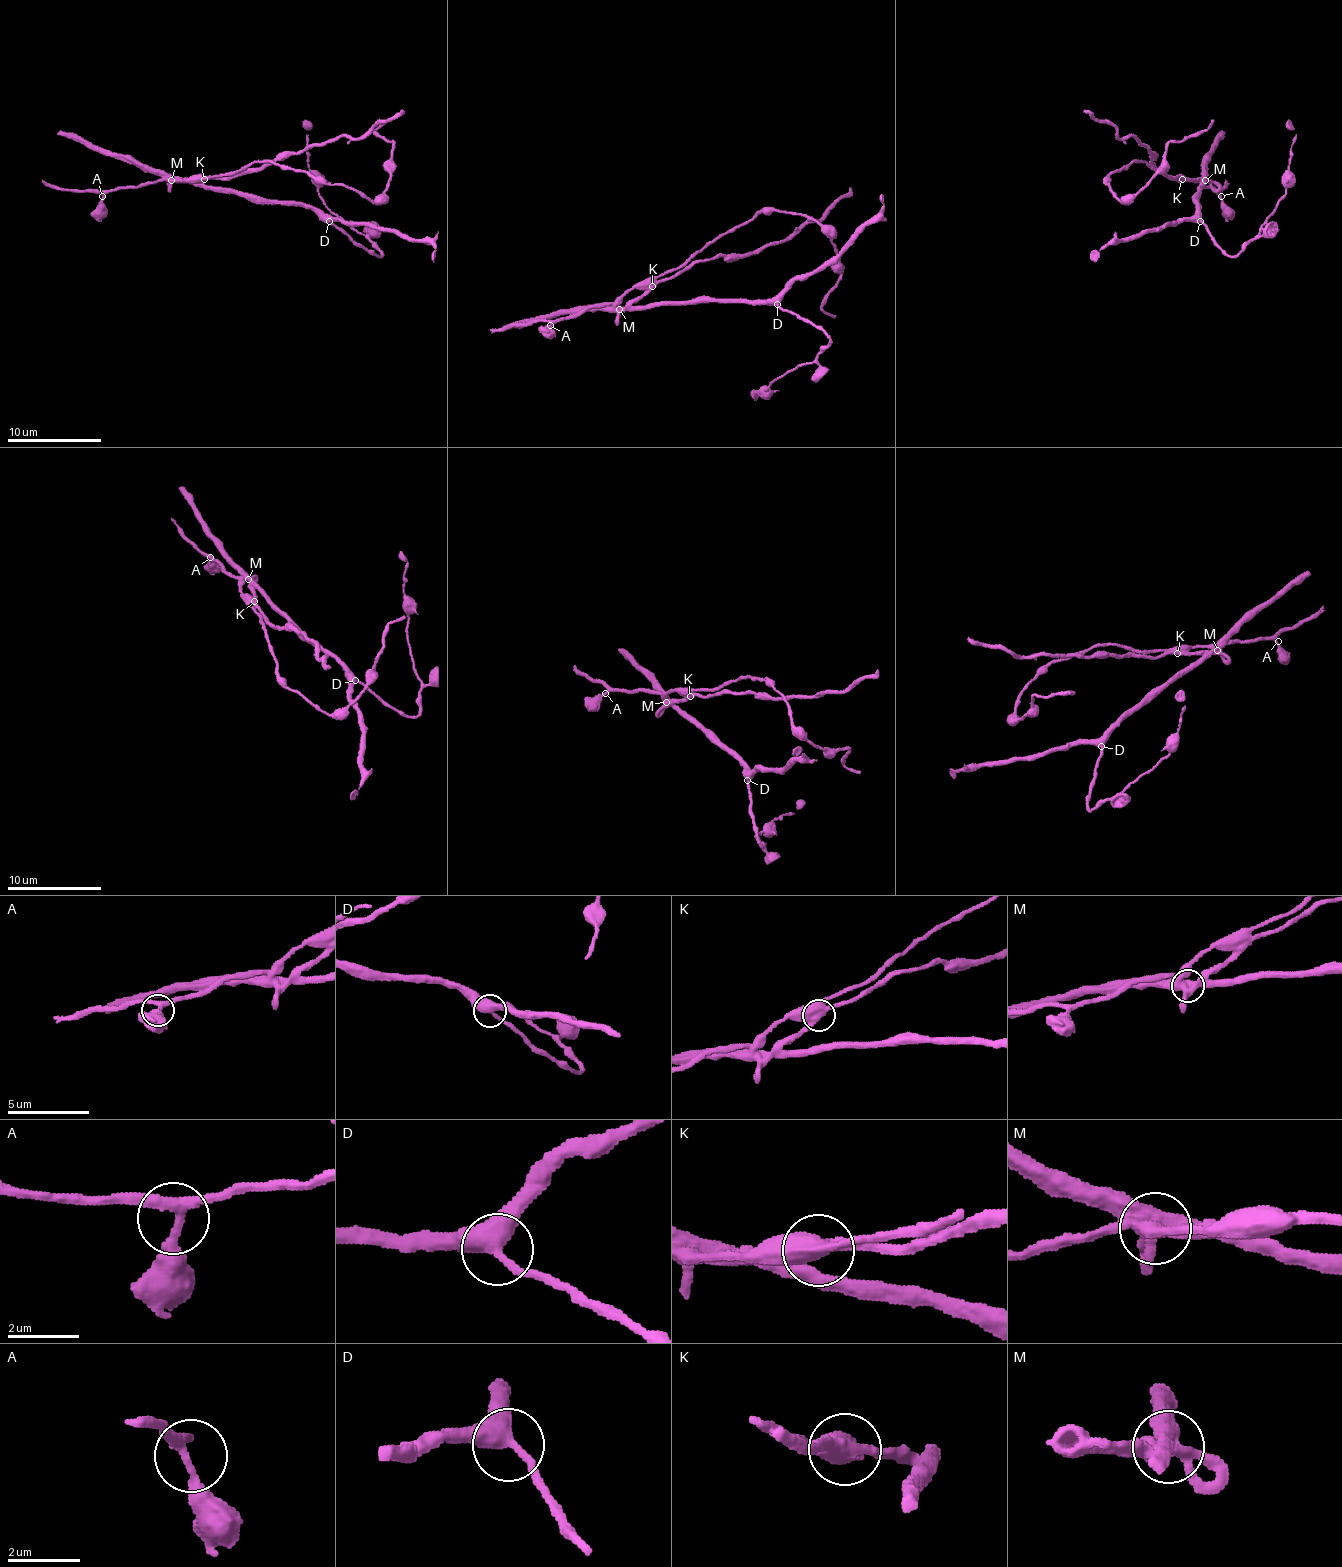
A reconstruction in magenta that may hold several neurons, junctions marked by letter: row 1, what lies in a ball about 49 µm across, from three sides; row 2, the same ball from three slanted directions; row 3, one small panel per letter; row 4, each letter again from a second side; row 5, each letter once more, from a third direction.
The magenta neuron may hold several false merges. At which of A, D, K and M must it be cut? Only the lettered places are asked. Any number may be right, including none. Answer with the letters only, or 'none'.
K, M

